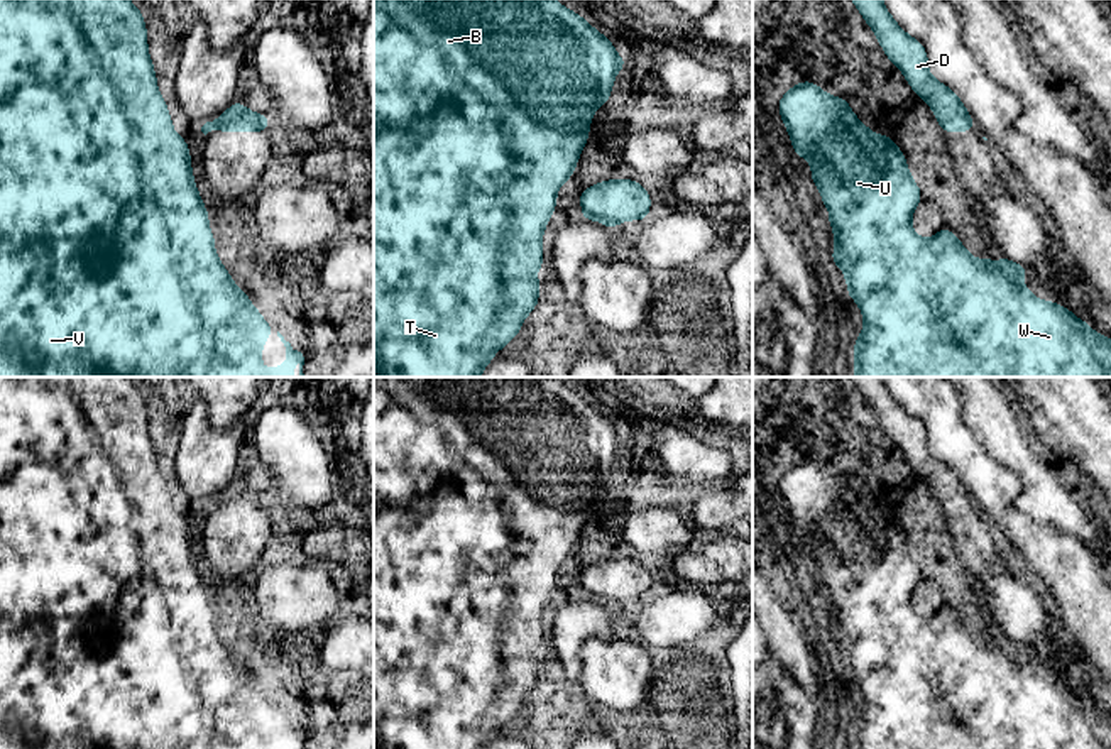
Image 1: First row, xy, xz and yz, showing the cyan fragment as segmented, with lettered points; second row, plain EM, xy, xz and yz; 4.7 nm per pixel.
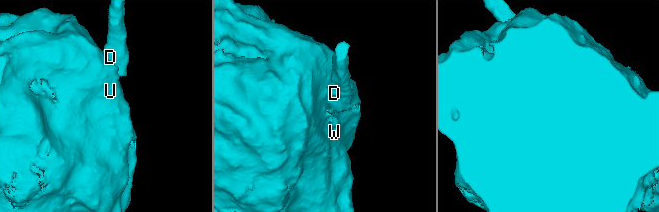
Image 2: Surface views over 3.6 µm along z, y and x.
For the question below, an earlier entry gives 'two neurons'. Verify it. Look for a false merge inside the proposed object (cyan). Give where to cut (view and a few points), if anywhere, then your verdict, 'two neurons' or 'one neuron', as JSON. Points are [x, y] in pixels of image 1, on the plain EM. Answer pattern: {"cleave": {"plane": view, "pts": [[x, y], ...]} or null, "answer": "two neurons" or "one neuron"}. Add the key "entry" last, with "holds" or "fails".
{"cleave": {"plane": "xz", "pts": [[582, 592], [596, 597]]}, "answer": "two neurons", "entry": "holds"}

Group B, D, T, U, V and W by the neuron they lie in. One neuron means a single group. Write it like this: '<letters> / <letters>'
B T U V W / D

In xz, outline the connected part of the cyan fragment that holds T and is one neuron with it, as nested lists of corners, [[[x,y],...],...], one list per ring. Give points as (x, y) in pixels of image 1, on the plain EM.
[[[374,377],[374,749],[484,749],[484,747],[485,747],[485,746],[487,746],[487,744],[489,744],[489,742],[490,742],[490,741],[492,741],[492,735],[494,735],[494,734],[495,734],[495,732],[497,732],[497,730],[499,730],[499,729],[501,729],[501,727],[504,727],[504,725],[506,725],[506,724],[507,724],[507,722],[509,722],[509,720],[511,720],[511,719],[514,719],[514,717],[516,717],[516,713],[517,713],[517,712],[519,712],[519,708],[521,708],[521,705],[523,705],[523,702],[524,702],[524,698],[526,698],[526,695],[528,695],[528,693],[529,693],[529,692],[531,692],[531,690],[533,690],[533,688],[534,688],[534,686],[536,686],[536,685],[538,685],[538,678],[539,678],[539,664],[541,664],[541,661],[539,661],[539,658],[538,658],[538,656],[536,656],[536,654],[534,654],[534,653],[536,653],[536,651],[538,651],[538,649],[539,649],[539,648],[541,648],[541,644],[543,644],[543,637],[545,637],[545,631],[543,631],[543,610],[545,610],[545,607],[546,607],[546,604],[548,604],[548,600],[550,600],[550,599],[551,599],[551,593],[553,593],[553,590],[555,590],[555,588],[556,588],[556,573],[558,573],[558,568],[560,568],[560,565],[561,565],[561,563],[563,563],[563,561],[565,561],[565,560],[568,560],[568,558],[570,558],[570,556],[572,556],[572,555],[573,555],[573,549],[575,549],[575,544],[577,544],[577,541],[578,541],[578,538],[580,538],[580,533],[582,533],[582,529],[583,529],[583,524],[585,524],[585,522],[587,522],[587,519],[588,519],[588,516],[590,516],[590,512],[588,512],[588,507],[590,507],[590,500],[592,500],[592,495],[594,495],[594,490],[595,490],[595,489],[597,489],[597,487],[600,487],[600,485],[602,485],[602,484],[604,484],[604,482],[605,482],[605,480],[609,480],[609,478],[610,478],[610,470],[612,470],[612,463],[614,463],[614,458],[616,458],[616,453],[617,453],[617,451],[619,451],[619,450],[621,450],[621,448],[622,448],[622,446],[624,446],[624,445],[626,445],[626,438],[624,438],[624,436],[621,436],[621,435],[619,435],[619,433],[617,433],[617,429],[616,429],[616,428],[614,428],[614,424],[612,424],[612,419],[610,419],[610,418],[607,418],[607,416],[605,416],[605,414],[602,414],[602,413],[600,413],[600,411],[599,411],[599,409],[597,409],[597,407],[594,407],[594,406],[592,406],[592,404],[590,404],[590,402],[588,402],[588,401],[587,401],[587,399],[585,399],[585,397],[583,397],[583,396],[582,396],[582,394],[578,394],[578,392],[575,392],[575,391],[573,391],[573,389],[568,389],[568,387],[566,387],[566,385],[563,385],[563,384],[561,384],[561,382],[558,382],[558,380],[556,380],[556,379],[555,379],[555,377]]]

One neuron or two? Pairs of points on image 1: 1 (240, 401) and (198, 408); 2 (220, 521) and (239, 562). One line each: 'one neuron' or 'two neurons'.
1: two neurons
2: one neuron

